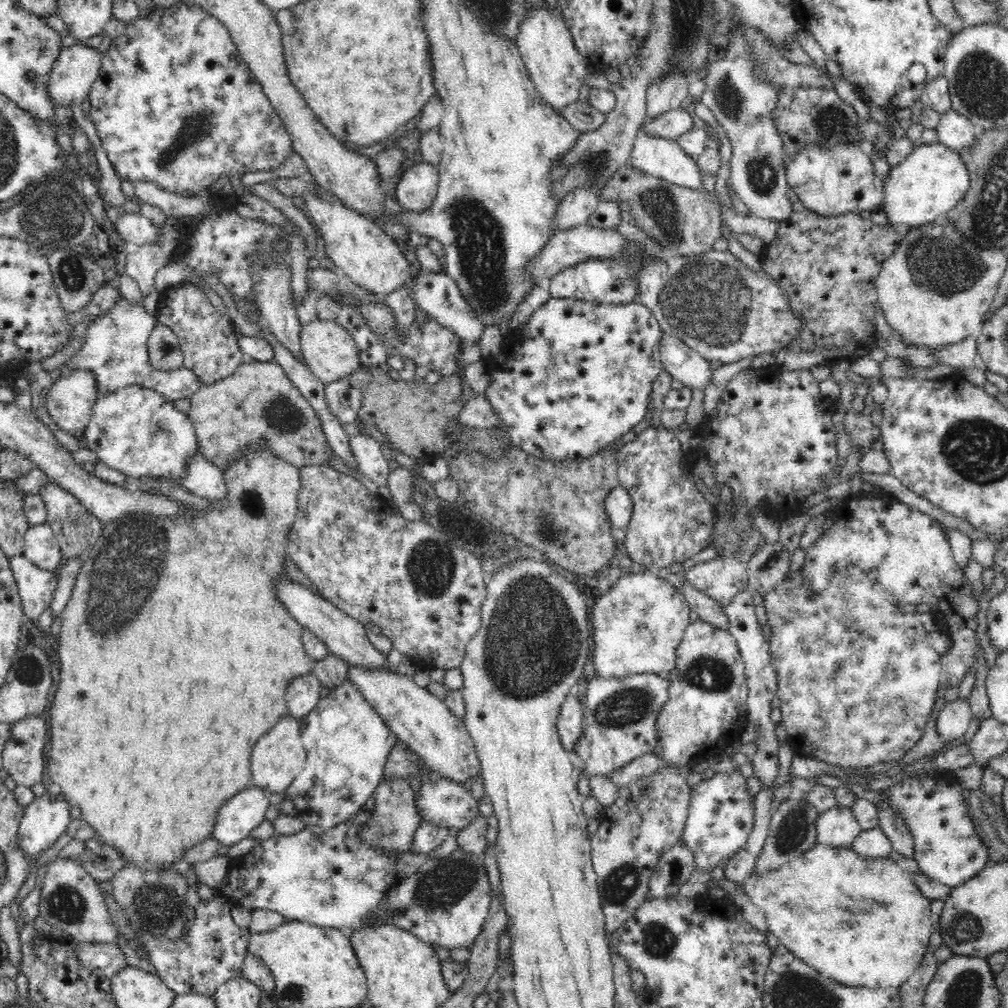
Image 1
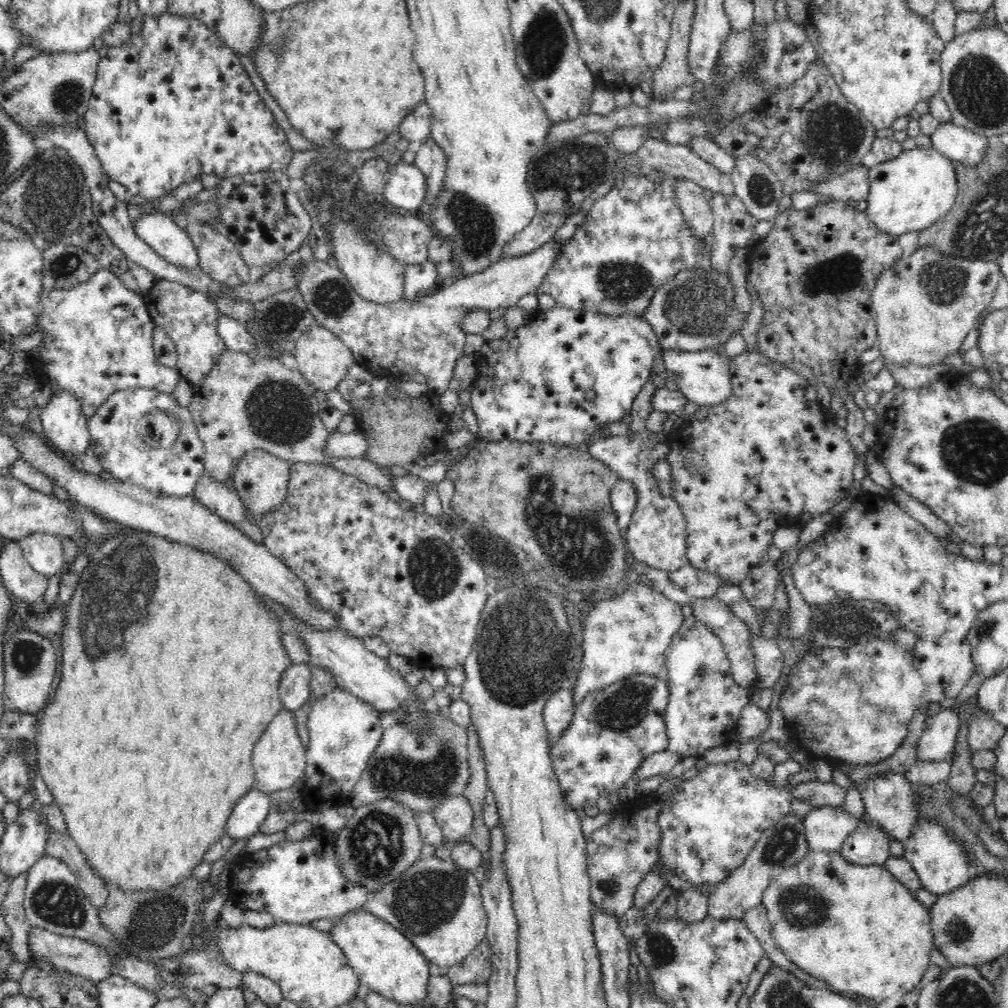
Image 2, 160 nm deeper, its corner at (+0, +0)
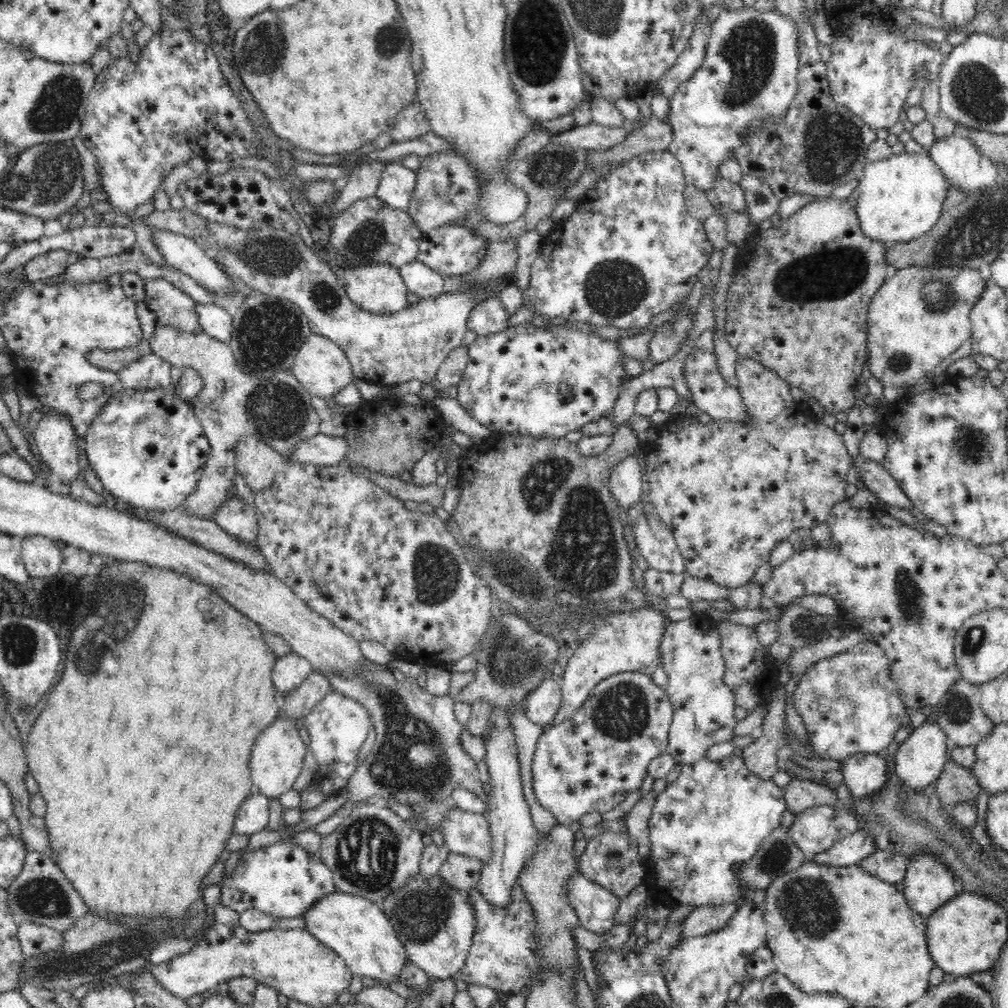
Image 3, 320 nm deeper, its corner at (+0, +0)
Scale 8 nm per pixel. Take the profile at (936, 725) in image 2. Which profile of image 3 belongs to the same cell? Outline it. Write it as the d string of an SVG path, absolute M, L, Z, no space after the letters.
M926 721L919 728L914 729L906 741L899 746L896 756L894 756L896 776L898 776L900 784L915 790L924 790L926 786L934 784L949 761L948 748L950 746L949 739L938 723Z

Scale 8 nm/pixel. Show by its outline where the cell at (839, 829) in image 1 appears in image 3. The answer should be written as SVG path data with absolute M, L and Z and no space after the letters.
M840 805L815 806L795 813L792 826L788 827L790 838L808 860L857 831L856 817Z

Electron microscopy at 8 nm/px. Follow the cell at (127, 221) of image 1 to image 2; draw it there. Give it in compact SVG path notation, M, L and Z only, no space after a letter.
M160 212L144 214L135 224L135 232L164 260L188 271L194 271L199 266L193 241L171 216Z

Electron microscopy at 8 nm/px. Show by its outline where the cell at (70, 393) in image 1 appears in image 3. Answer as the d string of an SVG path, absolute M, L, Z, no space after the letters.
M51 410L43 416L32 432L36 443L35 448L38 449L38 456L42 464L50 470L52 476L57 477L58 483L63 484L74 482L78 474L81 474L78 439L83 439L83 437L76 434L70 418L59 414L64 414L64 412Z

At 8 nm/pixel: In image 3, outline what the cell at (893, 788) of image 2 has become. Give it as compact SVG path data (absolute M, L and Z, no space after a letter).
M850 754L841 762L843 783L856 799L869 799L886 784L888 767L881 754Z

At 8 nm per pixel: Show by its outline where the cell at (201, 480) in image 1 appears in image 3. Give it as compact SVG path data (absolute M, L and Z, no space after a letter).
M232 493L216 510L213 520L229 536L257 545L259 522L252 503L245 503L242 498Z

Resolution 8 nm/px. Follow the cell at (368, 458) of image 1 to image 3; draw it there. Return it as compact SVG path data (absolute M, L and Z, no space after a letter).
M322 433L301 440L289 454L286 461L316 466L334 466L343 464L349 451L347 441L342 436L330 436Z

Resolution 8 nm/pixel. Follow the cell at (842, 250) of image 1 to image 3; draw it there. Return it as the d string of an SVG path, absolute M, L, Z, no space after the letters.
M830 196L827 199L814 200L796 211L789 219L783 221L781 228L776 230L776 228L771 227L768 230L759 230L755 233L753 239L748 240L739 249L735 261L732 283L726 296L725 335L728 343L738 356L760 362L776 372L782 380L787 380L791 386L801 388L802 392L805 392L809 398L816 398L816 402L823 406L826 414L848 412L854 407L856 400L853 387L860 377L864 364L868 361L867 336L869 326L867 325L867 314L869 304L888 277L895 274L893 267L887 263L889 246L878 241L872 241L862 233L856 208L852 208L843 197L834 198Z

